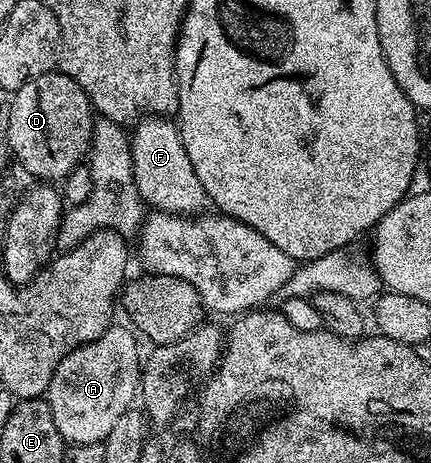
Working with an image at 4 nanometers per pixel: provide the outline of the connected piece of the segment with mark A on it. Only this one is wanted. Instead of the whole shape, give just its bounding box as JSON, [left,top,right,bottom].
[45,325,141,444]

